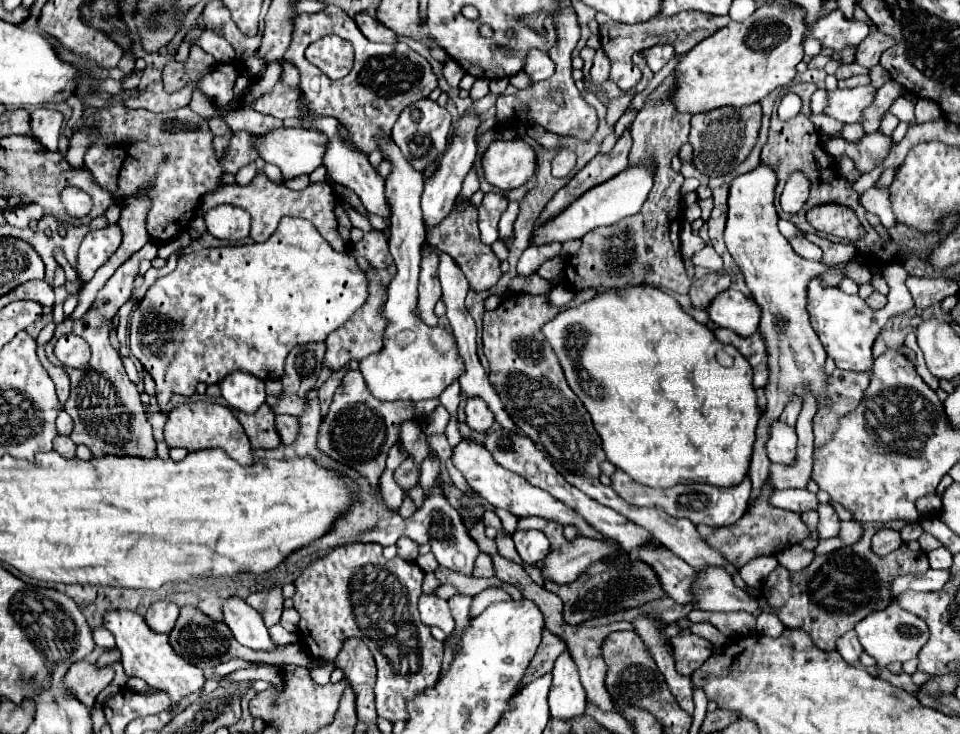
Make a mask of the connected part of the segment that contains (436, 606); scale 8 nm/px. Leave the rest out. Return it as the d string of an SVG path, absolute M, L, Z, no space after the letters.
M423 594L419 600L419 612L421 612L421 620L427 626L439 626L445 634L453 632L455 622L453 622L453 616L449 614L449 606L445 600Z

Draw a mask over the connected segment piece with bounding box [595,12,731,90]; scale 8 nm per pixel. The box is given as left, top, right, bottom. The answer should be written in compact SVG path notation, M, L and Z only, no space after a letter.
M597 12L595 20L599 22L599 36L601 36L601 48L605 50L605 54L611 60L611 80L621 88L621 90L631 90L639 80L641 74L633 74L633 72L621 72L623 68L631 66L631 56L639 50L651 48L655 44L673 44L677 54L685 54L689 52L695 44L699 44L701 40L705 40L707 36L715 34L717 30L725 28L731 18L729 16L707 16L707 14L699 14L699 12L681 12L673 18L665 18L663 14L655 16L649 22L641 22L641 24L621 24L621 22L613 22L609 16Z

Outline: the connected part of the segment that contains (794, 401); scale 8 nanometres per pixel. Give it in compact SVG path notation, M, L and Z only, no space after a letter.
M793 396L791 398L791 402L783 408L783 412L781 412L781 422L785 422L785 424L789 424L789 426L795 426L795 422L797 422L797 416L799 416L799 410L801 410L801 398L799 396Z

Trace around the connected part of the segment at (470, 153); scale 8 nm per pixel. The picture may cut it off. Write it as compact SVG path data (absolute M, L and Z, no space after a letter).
M465 112L463 114L459 126L453 130L451 144L449 144L447 152L443 154L437 172L433 174L433 178L429 178L425 182L425 190L421 194L421 212L423 212L423 218L425 218L425 228L427 230L431 230L437 222L441 222L441 218L445 218L453 210L455 198L461 190L461 184L463 184L467 172L471 170L471 166L475 162L475 154L477 154L475 134L477 134L479 126L481 126L481 116L479 114L475 114L475 112Z

